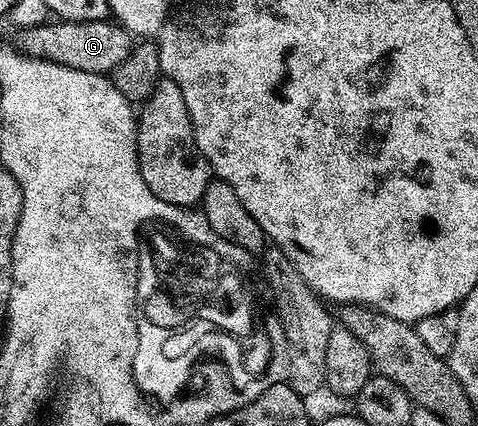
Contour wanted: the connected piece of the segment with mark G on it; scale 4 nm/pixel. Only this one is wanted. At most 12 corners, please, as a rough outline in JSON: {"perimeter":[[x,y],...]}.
{"perimeter":[[114,20],[20,29],[18,49],[104,76],[133,35]]}

